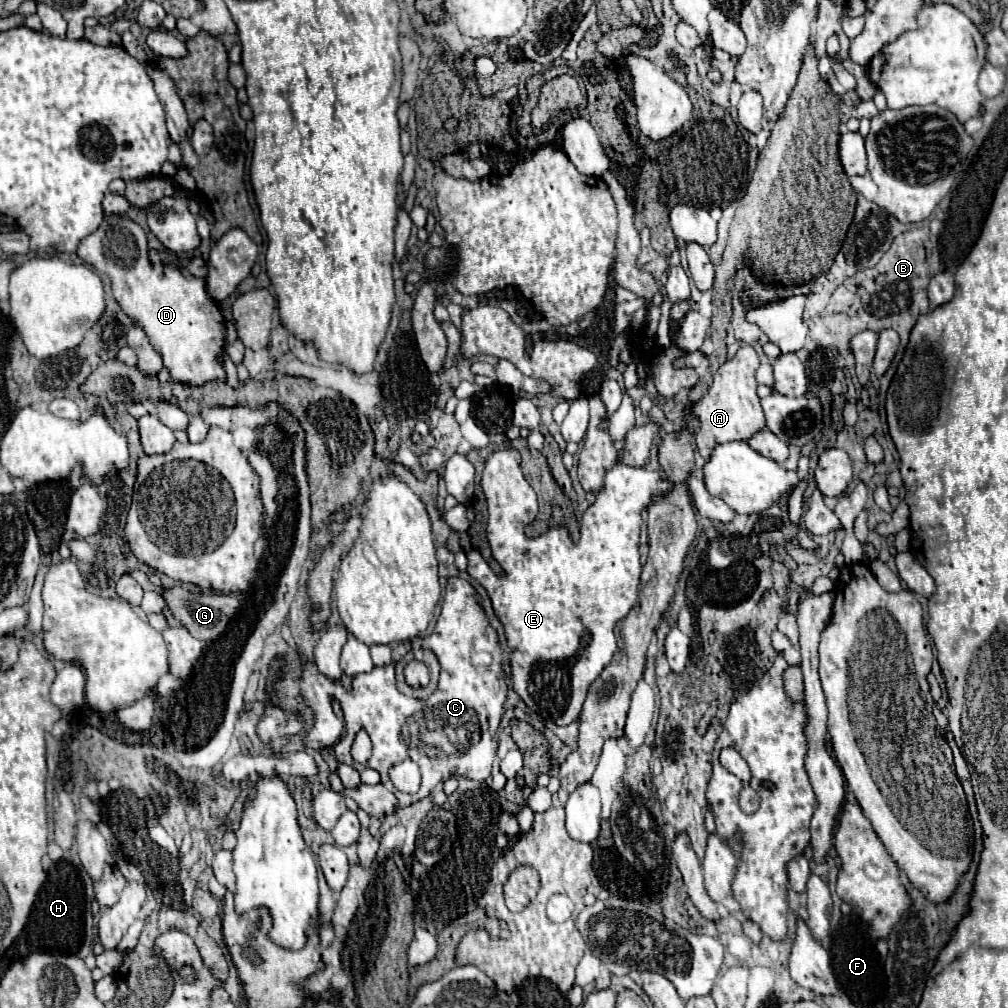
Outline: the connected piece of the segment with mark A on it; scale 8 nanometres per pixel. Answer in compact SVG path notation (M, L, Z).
M751 346L739 348L733 360L727 360L713 376L713 384L707 394L693 404L691 414L699 420L699 432L695 432L697 452L707 460L711 456L711 448L715 444L725 444L733 440L747 442L755 432L767 428L767 420L763 416L763 408L757 396L757 380L755 370L759 368L759 356Z

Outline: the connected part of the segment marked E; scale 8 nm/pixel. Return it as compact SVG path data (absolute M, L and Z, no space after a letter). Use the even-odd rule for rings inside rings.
M505 448L493 452L485 460L481 474L481 488L487 498L489 522L487 522L487 540L491 546L493 558L503 568L505 576L495 576L487 566L483 556L477 550L467 552L467 572L477 580L489 594L495 616L499 618L507 646L511 650L511 678L513 690L519 698L543 720L549 720L557 726L567 726L579 718L581 706L585 702L591 682L601 674L601 670L611 662L617 640L613 628L627 612L635 606L641 562L639 562L639 536L643 524L643 510L653 504L653 498L667 496L675 482L665 476L663 470L645 470L615 466L605 476L605 488L597 494L595 504L587 508L581 516L581 538L573 542L565 526L549 528L537 538L525 536L525 526L537 516L537 494L527 484L521 470L521 454L515 448Z

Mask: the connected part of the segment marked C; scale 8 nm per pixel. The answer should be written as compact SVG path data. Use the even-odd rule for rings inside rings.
M447 580L441 606L443 610L437 618L437 626L433 634L425 638L425 648L433 650L441 664L439 686L425 702L407 698L397 690L393 666L375 666L369 674L355 676L351 680L351 690L347 690L341 682L333 682L331 678L323 676L313 662L305 662L305 668L299 676L299 688L303 696L327 692L341 704L345 732L343 738L331 746L337 762L345 762L353 768L363 768L363 764L357 764L351 758L351 746L357 730L365 730L369 734L373 756L371 760L367 760L367 766L375 768L381 774L381 784L395 794L397 808L405 808L423 800L447 776L465 774L473 776L473 780L485 780L491 774L507 686L501 676L503 670L497 634L487 624L477 600L479 596L467 580ZM405 758L411 758L419 764L421 788L417 794L401 794L389 780L385 780L387 770L393 764L403 762Z

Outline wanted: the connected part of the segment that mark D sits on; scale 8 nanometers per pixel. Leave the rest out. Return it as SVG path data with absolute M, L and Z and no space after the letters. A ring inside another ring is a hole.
M105 216L103 224L87 238L83 238L77 246L77 256L91 264L97 272L105 272L111 278L113 284L113 296L121 304L123 312L139 324L145 334L149 336L155 350L163 356L165 368L171 372L173 380L185 382L185 384L205 384L209 380L225 380L225 372L219 364L219 354L225 342L225 324L223 316L217 308L217 304L209 298L205 280L201 278L185 278L185 274L173 266L151 266L149 254L147 254L147 236L145 230L127 216Z

